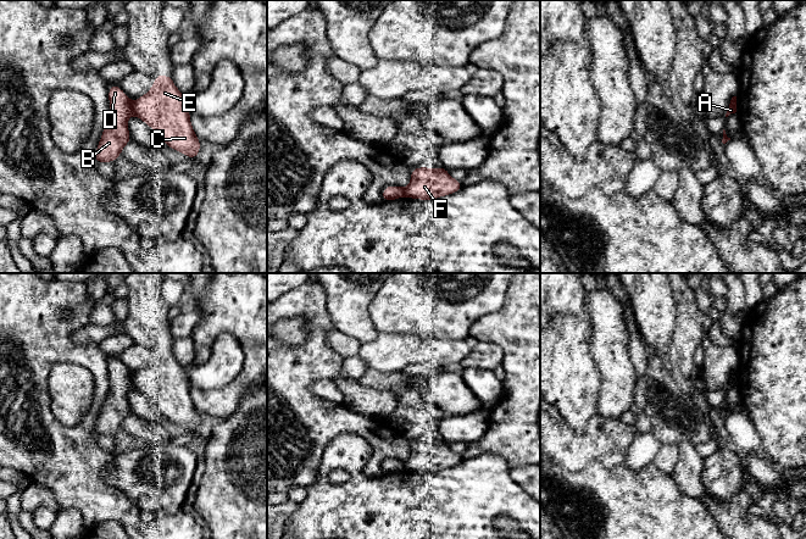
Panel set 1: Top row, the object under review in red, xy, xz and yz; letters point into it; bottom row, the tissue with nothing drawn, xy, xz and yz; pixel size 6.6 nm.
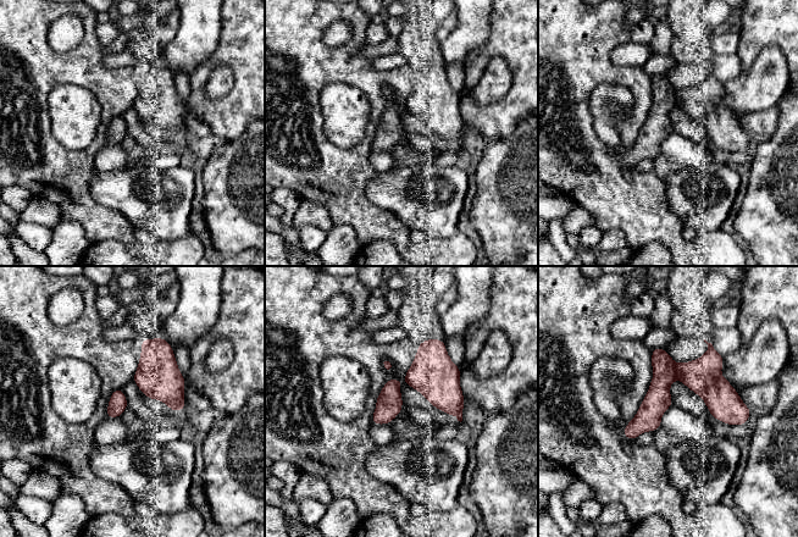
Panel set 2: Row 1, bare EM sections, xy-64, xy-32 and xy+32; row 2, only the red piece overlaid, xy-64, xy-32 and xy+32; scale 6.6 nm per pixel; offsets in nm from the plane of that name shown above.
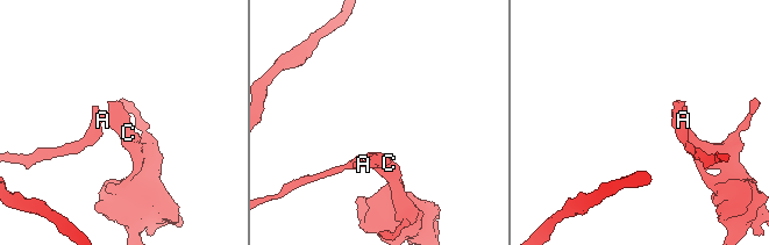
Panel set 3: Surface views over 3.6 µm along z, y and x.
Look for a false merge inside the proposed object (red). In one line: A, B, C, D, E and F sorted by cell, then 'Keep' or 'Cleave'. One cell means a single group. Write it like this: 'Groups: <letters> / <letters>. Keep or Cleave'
Groups: A B D / C E F. Cleave

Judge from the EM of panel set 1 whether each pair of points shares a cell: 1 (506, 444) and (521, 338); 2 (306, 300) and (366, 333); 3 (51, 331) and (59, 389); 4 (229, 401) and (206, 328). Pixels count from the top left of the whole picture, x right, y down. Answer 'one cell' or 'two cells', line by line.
1: one cell
2: two cells
3: two cells
4: one cell

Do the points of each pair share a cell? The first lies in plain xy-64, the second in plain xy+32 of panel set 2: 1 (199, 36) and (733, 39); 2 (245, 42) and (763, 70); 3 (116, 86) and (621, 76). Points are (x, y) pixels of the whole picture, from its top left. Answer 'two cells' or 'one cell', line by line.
1: one cell
2: two cells
3: one cell

